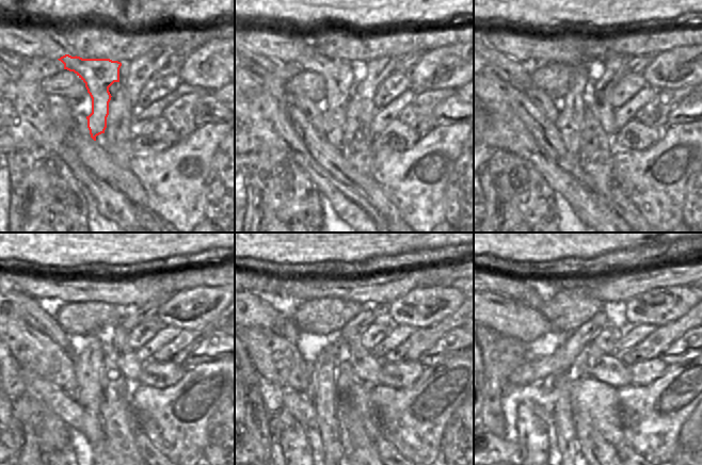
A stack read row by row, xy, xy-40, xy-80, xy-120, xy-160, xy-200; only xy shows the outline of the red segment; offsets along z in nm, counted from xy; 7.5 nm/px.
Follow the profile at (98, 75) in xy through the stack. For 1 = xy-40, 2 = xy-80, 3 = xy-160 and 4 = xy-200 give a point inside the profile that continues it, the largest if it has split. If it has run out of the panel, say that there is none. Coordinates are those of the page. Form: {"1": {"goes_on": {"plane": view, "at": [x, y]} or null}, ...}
{"1": {"goes_on": {"plane": "xy-40", "at": [337, 75]}}, "2": {"goes_on": {"plane": "xy-80", "at": [570, 122]}}, "3": {"goes_on": {"plane": "xy-160", "at": [324, 375]}}, "4": {"goes_on": {"plane": "xy-200", "at": [560, 386]}}}

